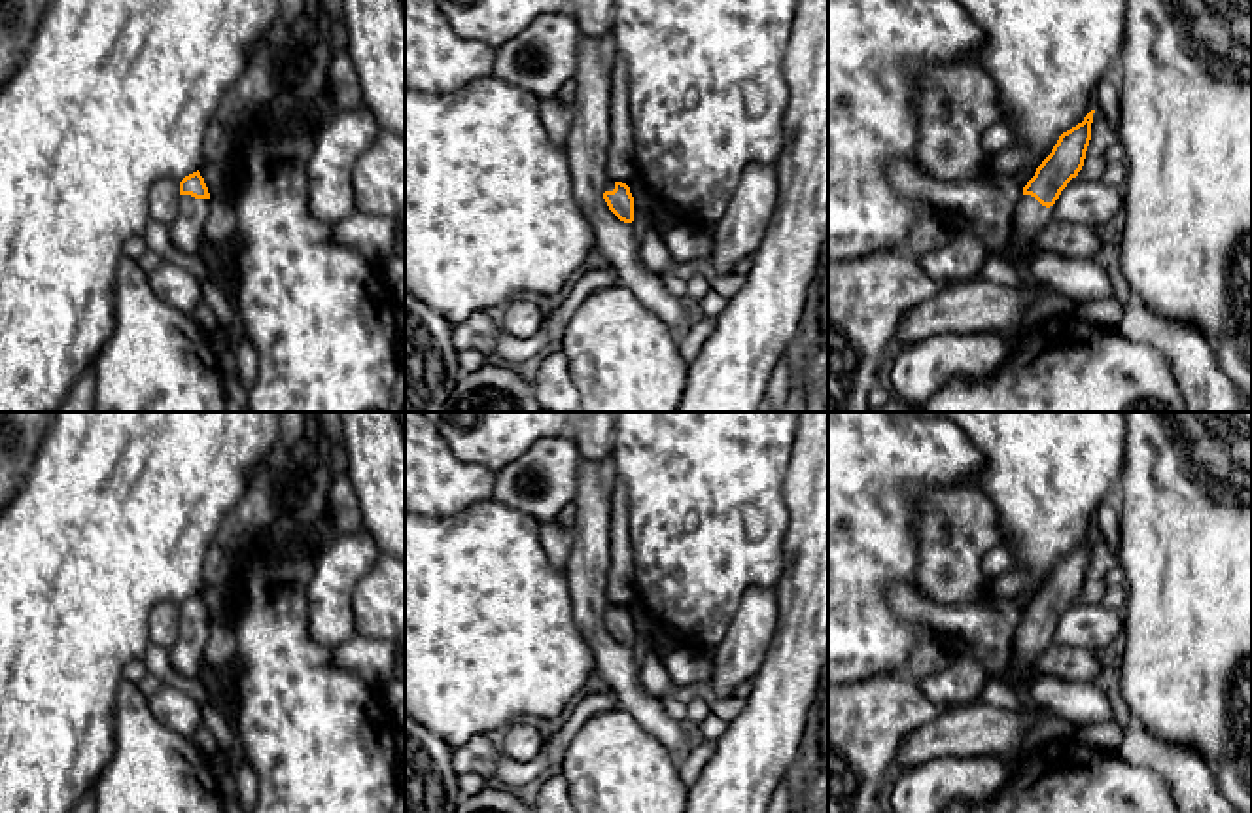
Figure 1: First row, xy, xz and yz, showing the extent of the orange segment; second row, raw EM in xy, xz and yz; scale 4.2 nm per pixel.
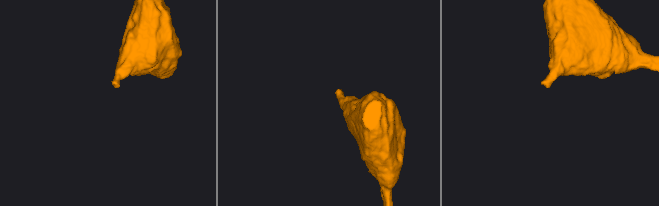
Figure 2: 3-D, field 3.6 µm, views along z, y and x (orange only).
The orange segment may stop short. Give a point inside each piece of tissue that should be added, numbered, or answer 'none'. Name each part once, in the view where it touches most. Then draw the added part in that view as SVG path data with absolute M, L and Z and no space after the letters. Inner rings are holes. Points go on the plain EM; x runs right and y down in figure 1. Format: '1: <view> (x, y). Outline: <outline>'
1: xy (186, 655). Outline: M180 618L180 633L168 650L170 662L180 675L195 677L202 673L202 654L210 635L210 622Z

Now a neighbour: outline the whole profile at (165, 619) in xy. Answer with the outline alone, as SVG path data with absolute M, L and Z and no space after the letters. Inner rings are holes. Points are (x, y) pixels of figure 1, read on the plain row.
M159 603L149 616L149 641L170 650L180 633L180 605Z

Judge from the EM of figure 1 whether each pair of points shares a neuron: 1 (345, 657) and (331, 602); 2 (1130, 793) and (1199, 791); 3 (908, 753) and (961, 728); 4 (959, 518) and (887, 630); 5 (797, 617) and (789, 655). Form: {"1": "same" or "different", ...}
{"1": "different", "2": "different", "3": "same", "4": "different", "5": "same"}

